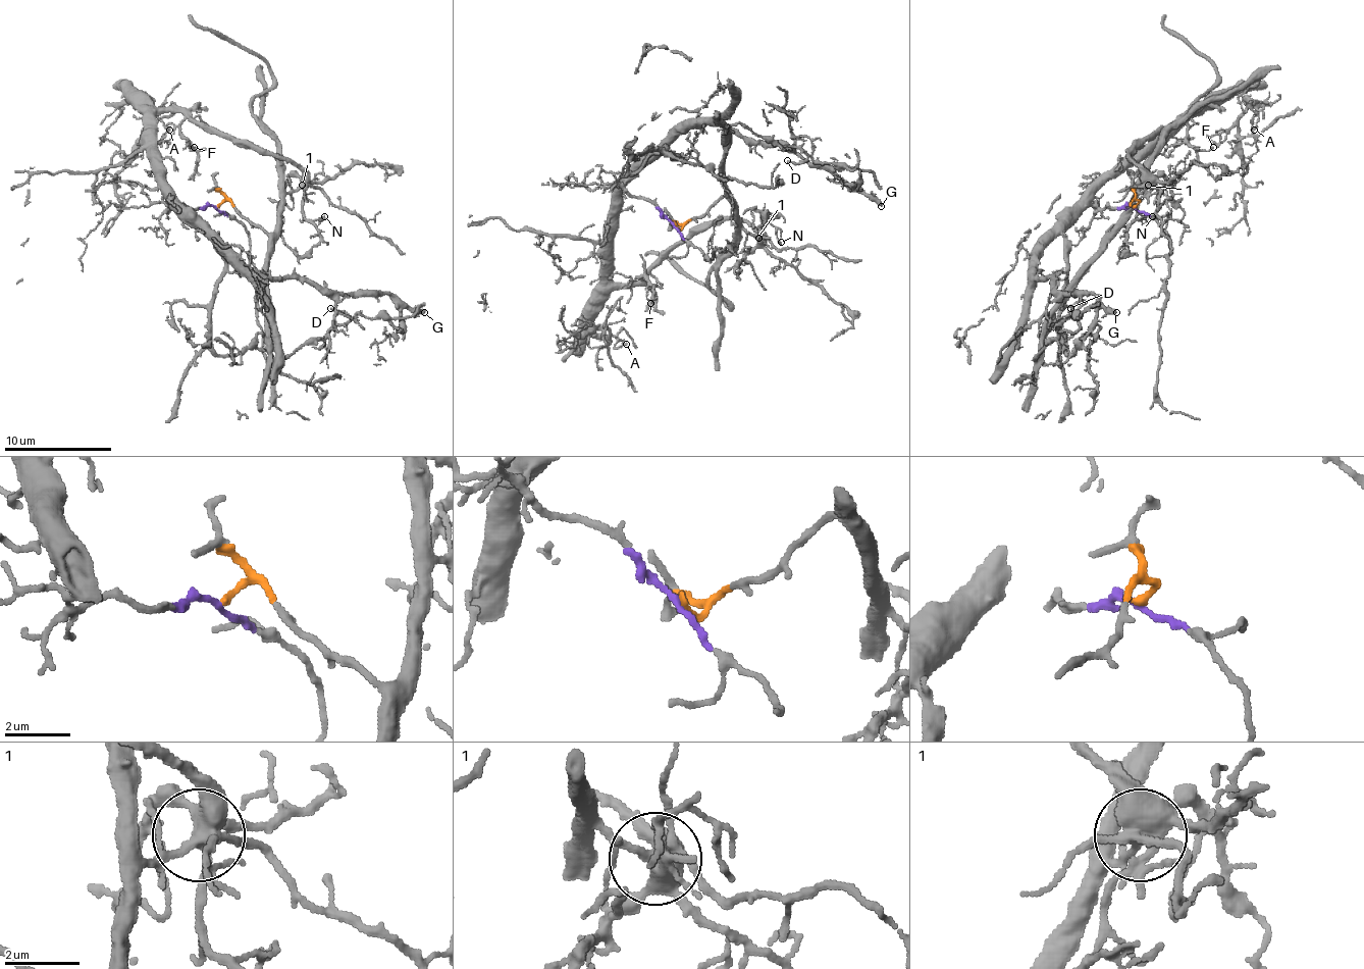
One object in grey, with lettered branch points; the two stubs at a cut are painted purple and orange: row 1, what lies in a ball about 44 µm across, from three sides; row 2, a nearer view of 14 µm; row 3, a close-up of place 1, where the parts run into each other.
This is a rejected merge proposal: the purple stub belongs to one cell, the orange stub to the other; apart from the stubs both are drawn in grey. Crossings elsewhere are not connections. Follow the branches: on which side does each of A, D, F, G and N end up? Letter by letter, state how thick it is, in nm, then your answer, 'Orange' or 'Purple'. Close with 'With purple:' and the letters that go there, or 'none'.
A: Thickness 160 nm. Purple
D: Thickness 150 nm. Orange
F: Thickness 110 nm. Purple
G: Thickness 240 nm. Purple
N: Thickness 150 nm. Purple
With purple: A, F, G, N

